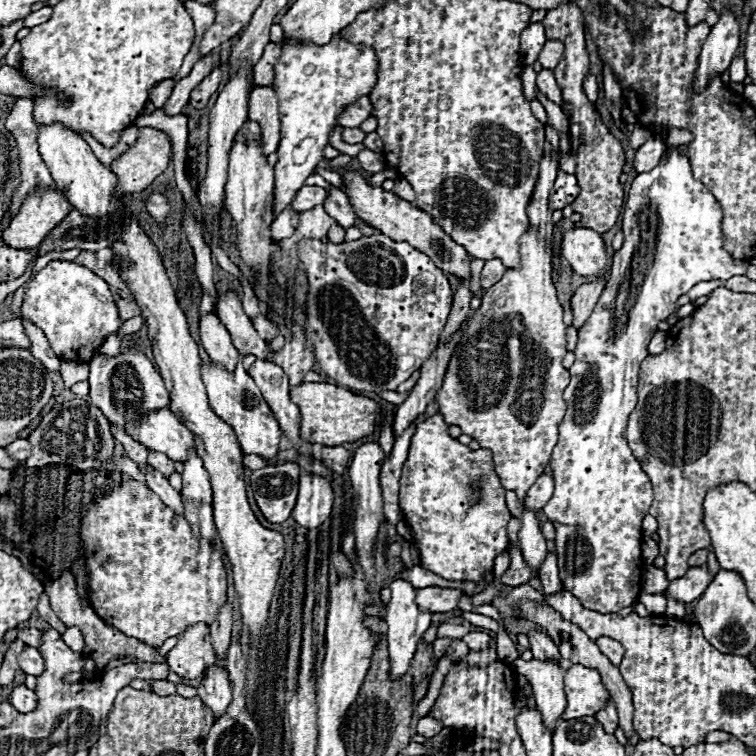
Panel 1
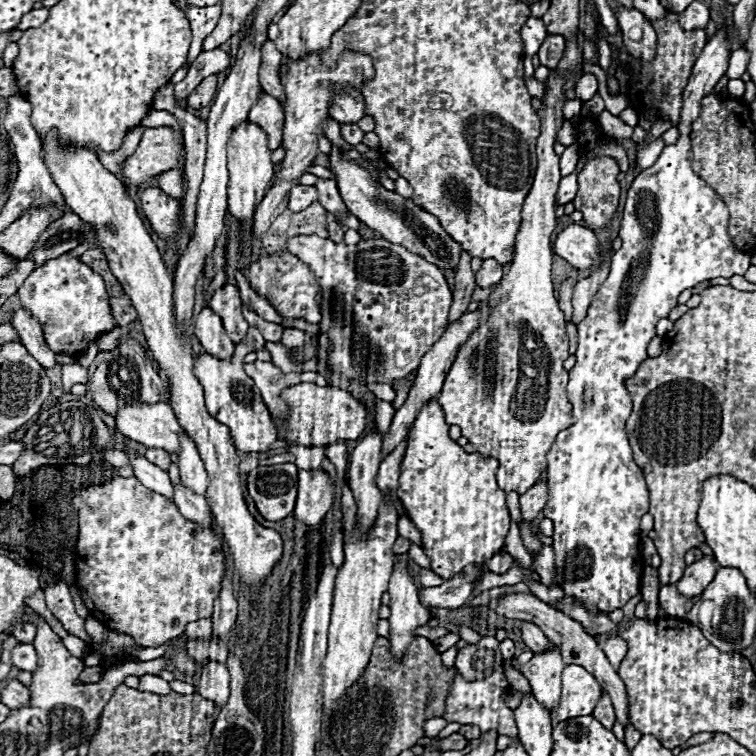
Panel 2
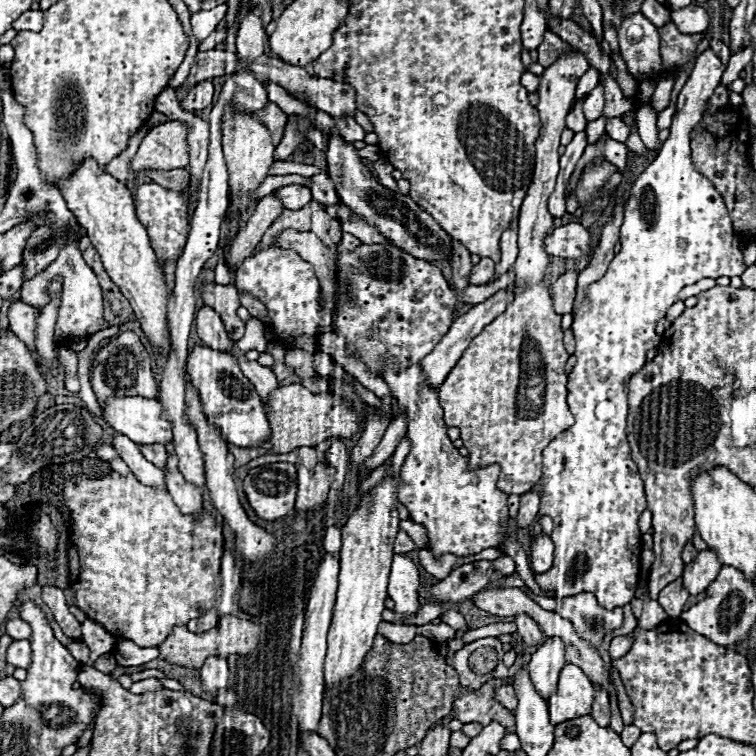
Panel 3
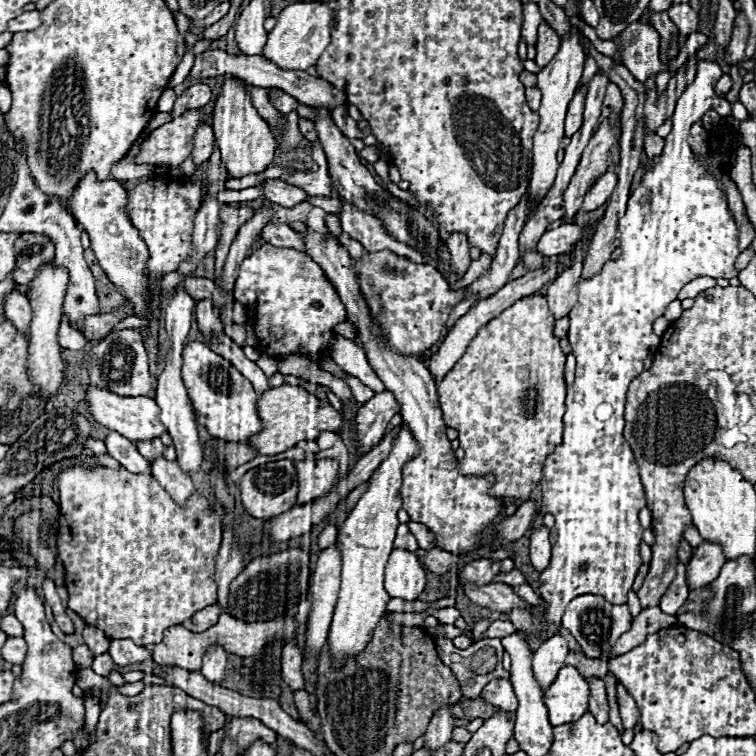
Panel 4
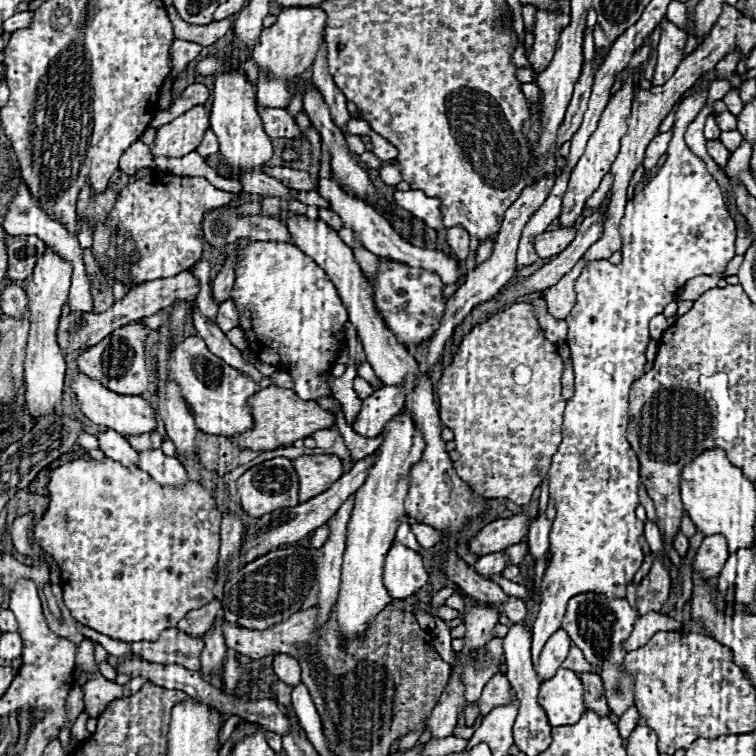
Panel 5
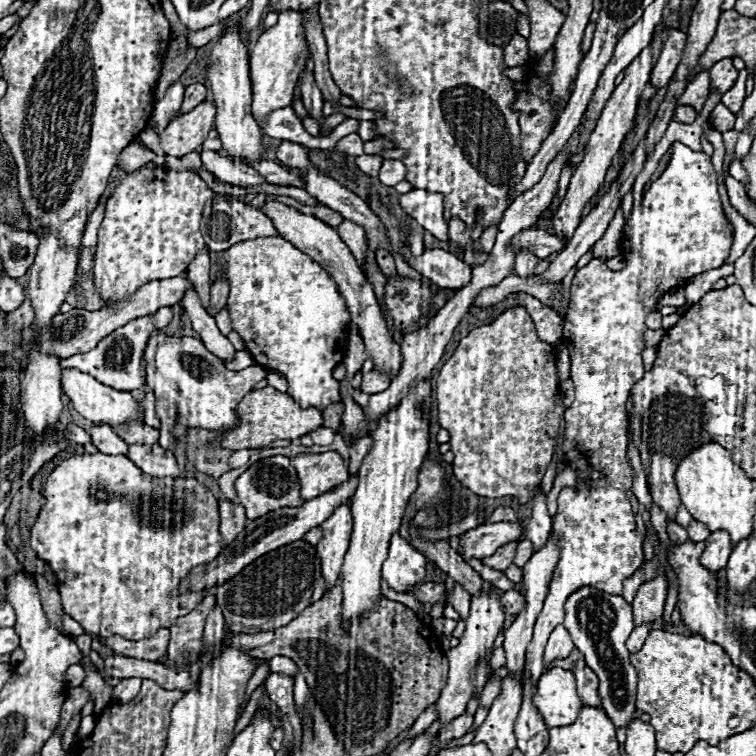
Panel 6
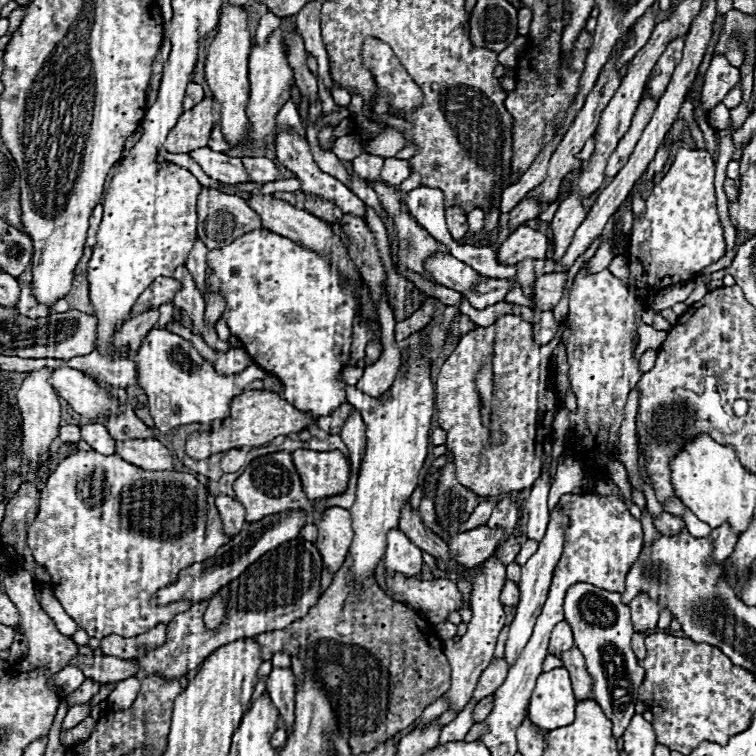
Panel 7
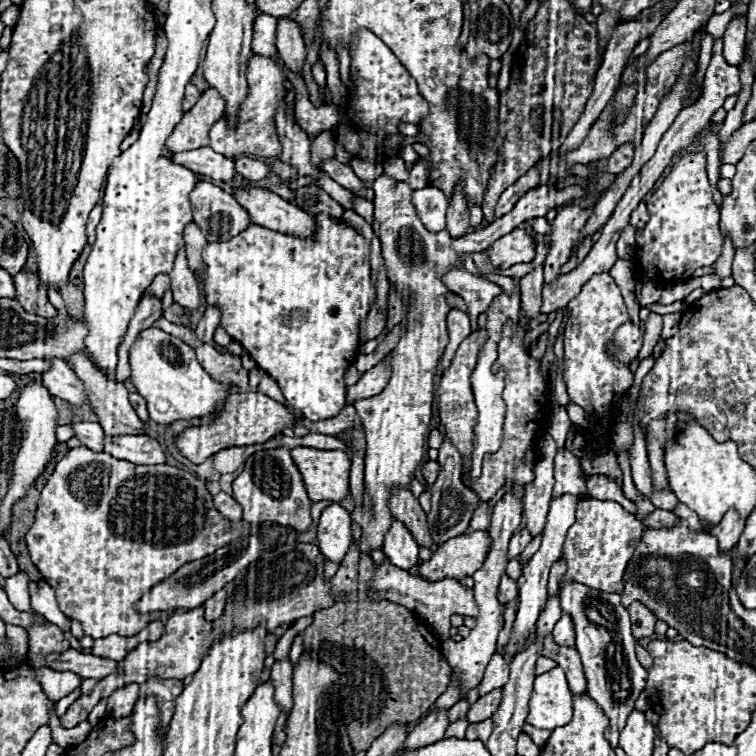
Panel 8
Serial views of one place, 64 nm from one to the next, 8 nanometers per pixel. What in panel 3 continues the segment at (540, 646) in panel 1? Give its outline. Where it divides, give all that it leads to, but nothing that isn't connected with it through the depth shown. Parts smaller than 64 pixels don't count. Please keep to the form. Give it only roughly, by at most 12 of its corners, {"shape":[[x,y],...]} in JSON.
{"shape":[[516,614],[518,634],[526,646],[538,646],[542,632],[530,616]]}

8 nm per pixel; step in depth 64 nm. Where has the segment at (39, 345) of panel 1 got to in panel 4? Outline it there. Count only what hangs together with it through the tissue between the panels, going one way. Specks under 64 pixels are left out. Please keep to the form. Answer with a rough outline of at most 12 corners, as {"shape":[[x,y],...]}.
{"shape":[[6,294],[4,314],[28,334],[32,310],[26,294]]}

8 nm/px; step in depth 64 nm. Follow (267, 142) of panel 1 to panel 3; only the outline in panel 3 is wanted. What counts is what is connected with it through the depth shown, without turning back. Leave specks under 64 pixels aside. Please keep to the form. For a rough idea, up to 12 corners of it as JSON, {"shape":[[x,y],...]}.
{"shape":[[272,102],[254,116],[282,140],[288,116]]}

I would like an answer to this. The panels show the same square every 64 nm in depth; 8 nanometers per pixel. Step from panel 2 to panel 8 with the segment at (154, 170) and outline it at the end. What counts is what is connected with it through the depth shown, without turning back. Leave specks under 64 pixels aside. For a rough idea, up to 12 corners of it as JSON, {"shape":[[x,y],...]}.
{"shape":[[208,88],[166,140],[170,152],[208,146],[224,98]]}

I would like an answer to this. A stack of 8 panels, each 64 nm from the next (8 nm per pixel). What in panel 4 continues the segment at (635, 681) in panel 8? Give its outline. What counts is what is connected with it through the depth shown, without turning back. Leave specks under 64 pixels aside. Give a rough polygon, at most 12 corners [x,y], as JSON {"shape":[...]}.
{"shape":[[576,596],[562,626],[588,658],[614,660],[630,630],[626,604]]}

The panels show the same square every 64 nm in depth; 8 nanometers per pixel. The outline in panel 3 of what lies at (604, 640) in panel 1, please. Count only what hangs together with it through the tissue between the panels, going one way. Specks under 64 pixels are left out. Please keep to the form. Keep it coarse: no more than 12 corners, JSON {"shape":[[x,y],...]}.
{"shape":[[632,634],[618,636],[610,642],[610,658],[624,656],[634,642]]}

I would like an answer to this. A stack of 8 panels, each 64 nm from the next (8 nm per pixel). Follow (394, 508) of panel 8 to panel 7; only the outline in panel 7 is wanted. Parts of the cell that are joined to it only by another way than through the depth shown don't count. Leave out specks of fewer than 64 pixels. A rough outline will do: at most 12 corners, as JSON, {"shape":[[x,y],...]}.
{"shape":[[406,500],[398,526],[424,552],[452,562],[446,542],[428,530]]}

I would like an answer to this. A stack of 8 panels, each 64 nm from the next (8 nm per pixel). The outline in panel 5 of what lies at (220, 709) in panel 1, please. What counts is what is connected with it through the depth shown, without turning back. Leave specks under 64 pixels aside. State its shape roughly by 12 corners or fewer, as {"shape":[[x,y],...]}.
{"shape":[[216,616],[204,634],[202,668],[214,676],[226,658],[220,630],[222,616]]}

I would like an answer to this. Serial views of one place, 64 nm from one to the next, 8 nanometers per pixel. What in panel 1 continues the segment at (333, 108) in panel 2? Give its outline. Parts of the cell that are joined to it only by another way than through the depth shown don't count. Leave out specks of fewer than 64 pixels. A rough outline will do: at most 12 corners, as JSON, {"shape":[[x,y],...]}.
{"shape":[[360,96],[338,114],[342,128],[358,128],[372,112]]}

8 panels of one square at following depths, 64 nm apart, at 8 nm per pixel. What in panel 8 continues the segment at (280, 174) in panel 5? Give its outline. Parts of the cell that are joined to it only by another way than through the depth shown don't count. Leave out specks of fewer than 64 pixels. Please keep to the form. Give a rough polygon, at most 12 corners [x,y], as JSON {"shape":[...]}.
{"shape":[[238,158],[236,172],[246,180],[262,180],[270,174],[264,160]]}

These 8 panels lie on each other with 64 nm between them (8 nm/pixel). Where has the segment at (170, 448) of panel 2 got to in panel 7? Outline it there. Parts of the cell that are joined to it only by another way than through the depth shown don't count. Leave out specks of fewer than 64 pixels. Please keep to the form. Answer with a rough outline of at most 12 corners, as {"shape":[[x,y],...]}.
{"shape":[[60,366],[50,384],[78,414],[100,418],[118,402],[80,370]]}

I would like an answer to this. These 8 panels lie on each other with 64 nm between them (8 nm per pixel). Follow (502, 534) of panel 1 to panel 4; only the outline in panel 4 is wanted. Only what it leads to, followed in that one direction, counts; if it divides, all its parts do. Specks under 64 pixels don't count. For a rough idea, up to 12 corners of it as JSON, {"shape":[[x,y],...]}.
{"shape":[[302,224],[370,366],[422,446],[404,510],[438,548],[478,548],[502,498],[460,476],[428,368],[386,344],[348,250]]}

